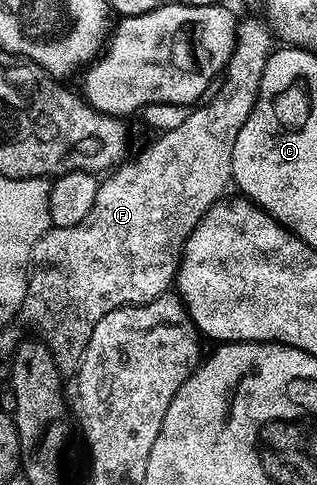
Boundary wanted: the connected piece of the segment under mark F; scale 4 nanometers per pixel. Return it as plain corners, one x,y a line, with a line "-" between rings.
259,19
246,20
237,25
234,29
234,49
230,55
230,61
224,69
224,77
226,81
213,89
214,97
207,104
199,103
193,110
187,111
184,122
180,122
180,126
176,126
176,130
168,130
161,133
135,160
127,159
125,162
117,165
98,185
94,200
90,204
88,214
84,214
84,218
80,218
80,222
76,222
74,226
64,226
56,228
51,226
49,230
36,242
34,254
32,257
32,267
28,272
26,281
26,297
22,303
21,319
24,318
32,327
35,328
37,339
45,344
46,348
52,354
52,358
56,362
58,371
63,374
73,374
78,369
80,358
84,354
84,350
88,346
88,338
92,338
92,326
96,326
96,322
100,322
100,318
104,318
104,314
108,314
117,308
125,308
128,304
147,304
152,302
158,296
165,296
171,291
172,285
175,283
178,275
178,261
182,257
182,247
186,245
186,240
190,236
190,231
195,227
198,219
216,203
223,199
222,192
232,184
232,146
236,146
236,134
240,134
240,126
244,126
244,122
248,122
248,114
252,114
252,106
254,100
258,96
260,90
260,78
264,78
264,66
268,62
272,51
272,34

